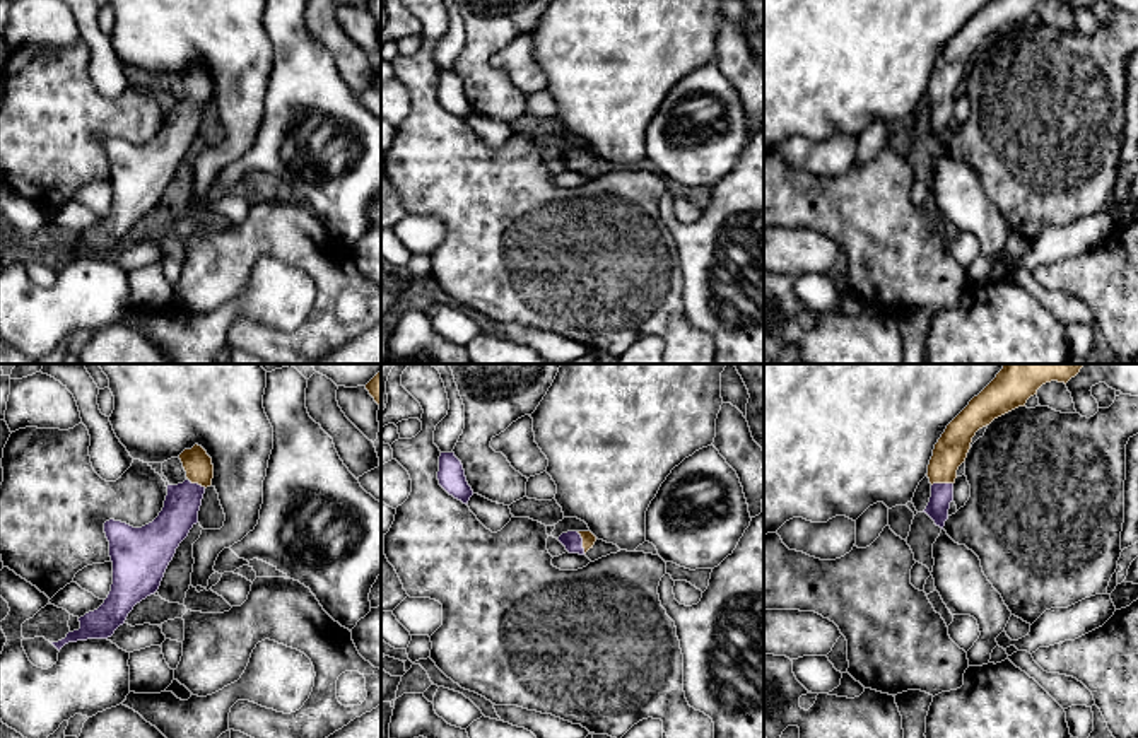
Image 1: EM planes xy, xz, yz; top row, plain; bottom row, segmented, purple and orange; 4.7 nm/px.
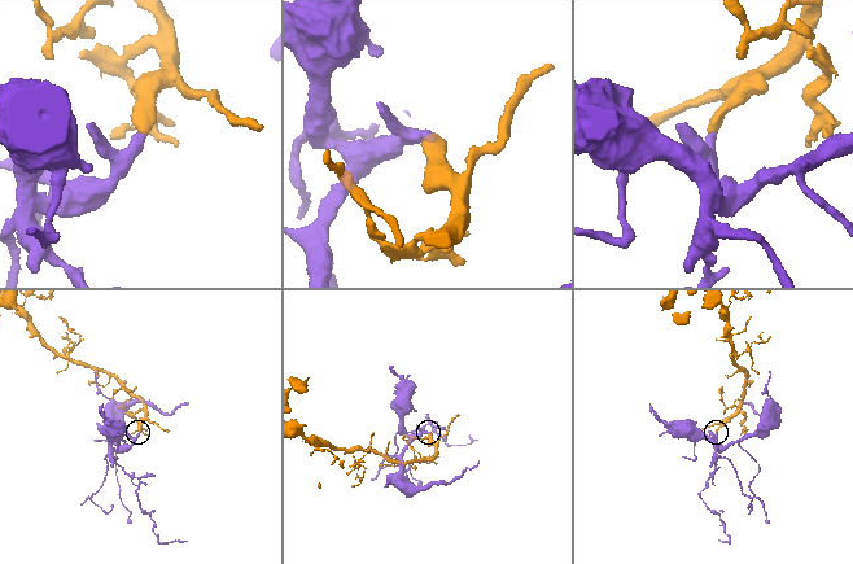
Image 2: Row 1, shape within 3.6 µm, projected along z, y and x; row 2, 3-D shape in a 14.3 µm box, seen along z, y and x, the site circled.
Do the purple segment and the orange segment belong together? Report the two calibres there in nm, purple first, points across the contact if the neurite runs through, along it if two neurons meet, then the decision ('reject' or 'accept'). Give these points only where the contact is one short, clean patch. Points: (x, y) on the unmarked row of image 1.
90 nm thick on the purple side, 60 nm on the other; runs through xz (573, 159), (581, 159), (588, 156); accept

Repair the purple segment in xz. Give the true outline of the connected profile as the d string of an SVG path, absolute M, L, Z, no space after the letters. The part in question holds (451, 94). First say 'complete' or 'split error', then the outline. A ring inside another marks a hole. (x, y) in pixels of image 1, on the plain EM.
complete; M441 70L437 97L449 113L463 121L468 121L473 113L473 108L466 99L463 82L455 70Z

